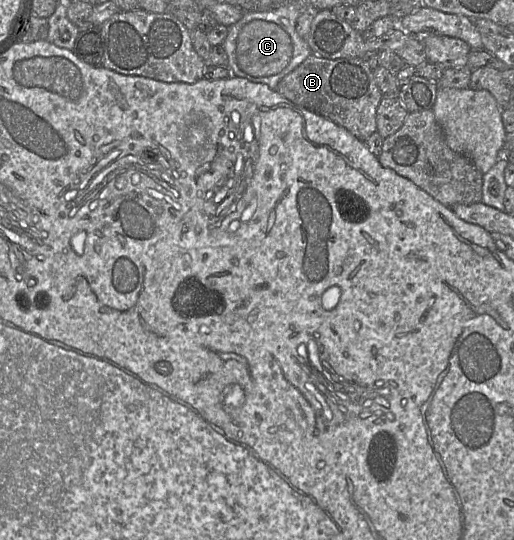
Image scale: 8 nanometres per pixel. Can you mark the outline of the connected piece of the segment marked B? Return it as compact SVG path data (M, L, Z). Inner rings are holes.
M311 54L280 80L276 91L291 102L344 127L361 141L377 131L376 111L382 93L373 70L361 58L326 59Z

